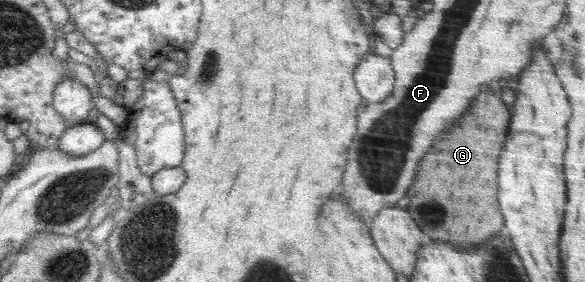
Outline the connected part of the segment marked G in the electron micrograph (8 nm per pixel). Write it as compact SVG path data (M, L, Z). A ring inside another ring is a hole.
M485 92L477 96L473 108L457 122L453 130L447 132L447 138L435 146L435 152L427 154L425 162L421 162L419 166L417 182L413 184L413 190L409 190L409 198L413 200L412 215L417 218L417 222L421 222L425 234L429 234L437 242L453 242L455 246L467 246L466 249L472 249L481 242L491 240L497 233L506 230L506 216L497 194L499 194L499 160L507 144L511 110L503 102L503 98L485 98L485 96L487 96Z

